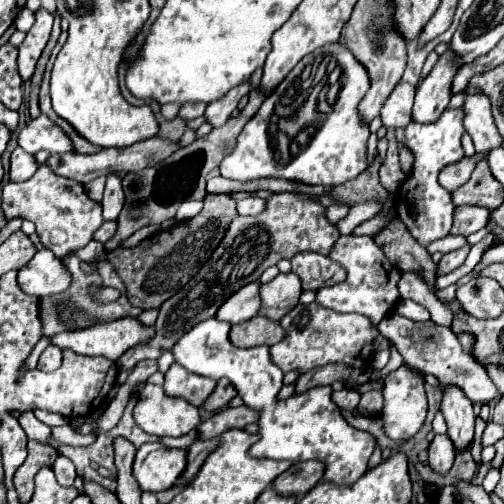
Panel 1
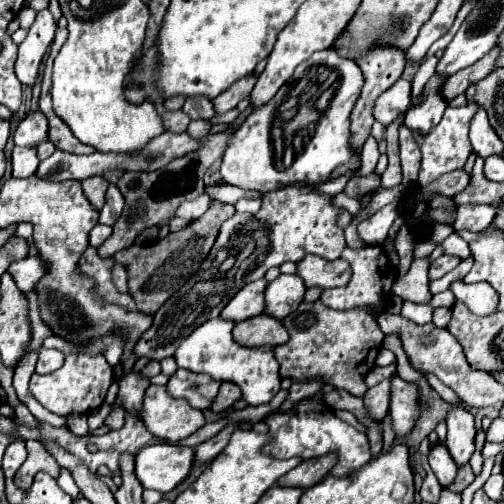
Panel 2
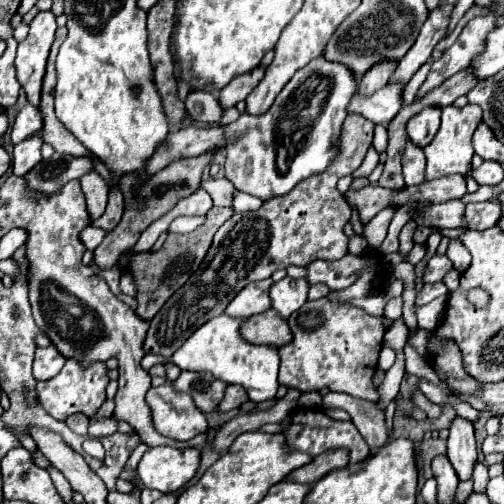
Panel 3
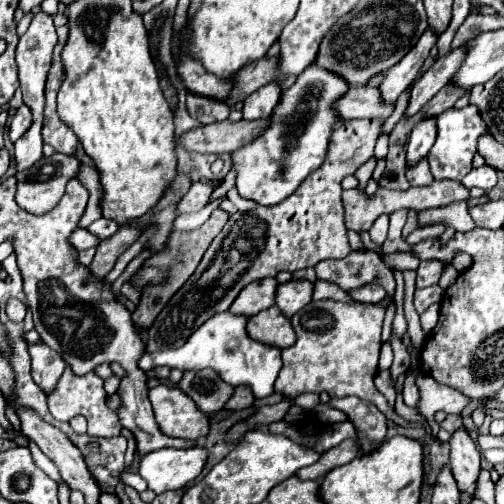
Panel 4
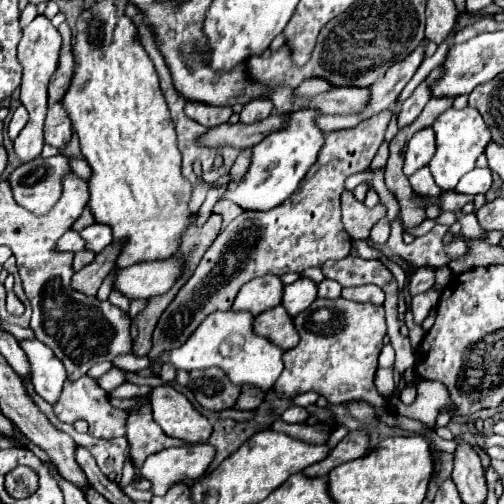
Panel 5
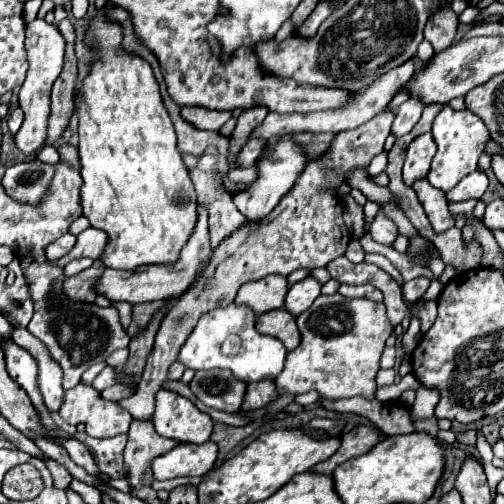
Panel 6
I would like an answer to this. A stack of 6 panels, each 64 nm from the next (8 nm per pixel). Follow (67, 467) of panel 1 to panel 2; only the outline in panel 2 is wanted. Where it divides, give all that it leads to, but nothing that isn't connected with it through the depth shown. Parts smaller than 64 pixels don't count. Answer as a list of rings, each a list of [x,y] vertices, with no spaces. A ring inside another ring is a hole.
[[[61,468],[60,475],[56,479],[56,482],[67,494],[70,494],[70,496],[76,500],[80,490],[68,470]]]

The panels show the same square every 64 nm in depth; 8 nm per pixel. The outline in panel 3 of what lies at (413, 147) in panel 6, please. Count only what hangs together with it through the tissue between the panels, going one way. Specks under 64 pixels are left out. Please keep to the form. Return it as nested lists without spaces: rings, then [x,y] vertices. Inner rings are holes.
[[[426,106],[422,112],[418,112],[416,116],[412,116],[406,124],[408,136],[418,144],[418,146],[426,146],[432,136],[436,134],[438,126],[440,126],[440,108],[436,106]]]

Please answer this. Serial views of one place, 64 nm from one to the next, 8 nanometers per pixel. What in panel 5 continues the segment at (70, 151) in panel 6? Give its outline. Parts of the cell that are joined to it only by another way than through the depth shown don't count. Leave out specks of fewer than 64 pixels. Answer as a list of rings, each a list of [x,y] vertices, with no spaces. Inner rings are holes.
[[[72,158],[72,160],[70,160],[70,166],[72,166],[72,172],[76,172],[76,176],[80,176],[80,178],[84,178],[86,182],[90,180],[90,176],[92,176],[92,170],[90,170],[90,166],[88,166],[88,162],[84,162],[84,160],[76,160],[76,158]]]

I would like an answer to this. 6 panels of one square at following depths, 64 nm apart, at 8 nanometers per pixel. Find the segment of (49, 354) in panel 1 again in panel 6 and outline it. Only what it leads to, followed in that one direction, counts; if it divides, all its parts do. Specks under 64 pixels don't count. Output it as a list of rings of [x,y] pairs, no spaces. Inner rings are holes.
[[[10,316],[8,320],[14,324],[14,334],[12,340],[26,348],[36,364],[38,364],[38,388],[40,394],[44,396],[44,404],[48,410],[58,412],[60,404],[62,404],[62,396],[64,396],[64,388],[62,388],[62,368],[54,362],[52,356],[48,356],[48,348],[44,348],[44,344],[40,344],[40,340],[36,340],[26,328],[20,328]]]

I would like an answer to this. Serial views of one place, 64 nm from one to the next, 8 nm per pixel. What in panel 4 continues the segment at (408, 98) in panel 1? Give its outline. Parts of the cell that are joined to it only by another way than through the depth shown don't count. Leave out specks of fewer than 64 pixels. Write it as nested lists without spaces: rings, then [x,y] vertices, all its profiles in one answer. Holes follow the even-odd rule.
[[[352,86],[348,94],[336,106],[342,120],[350,118],[380,118],[382,122],[394,112],[394,104],[384,104],[380,100],[378,88]]]

